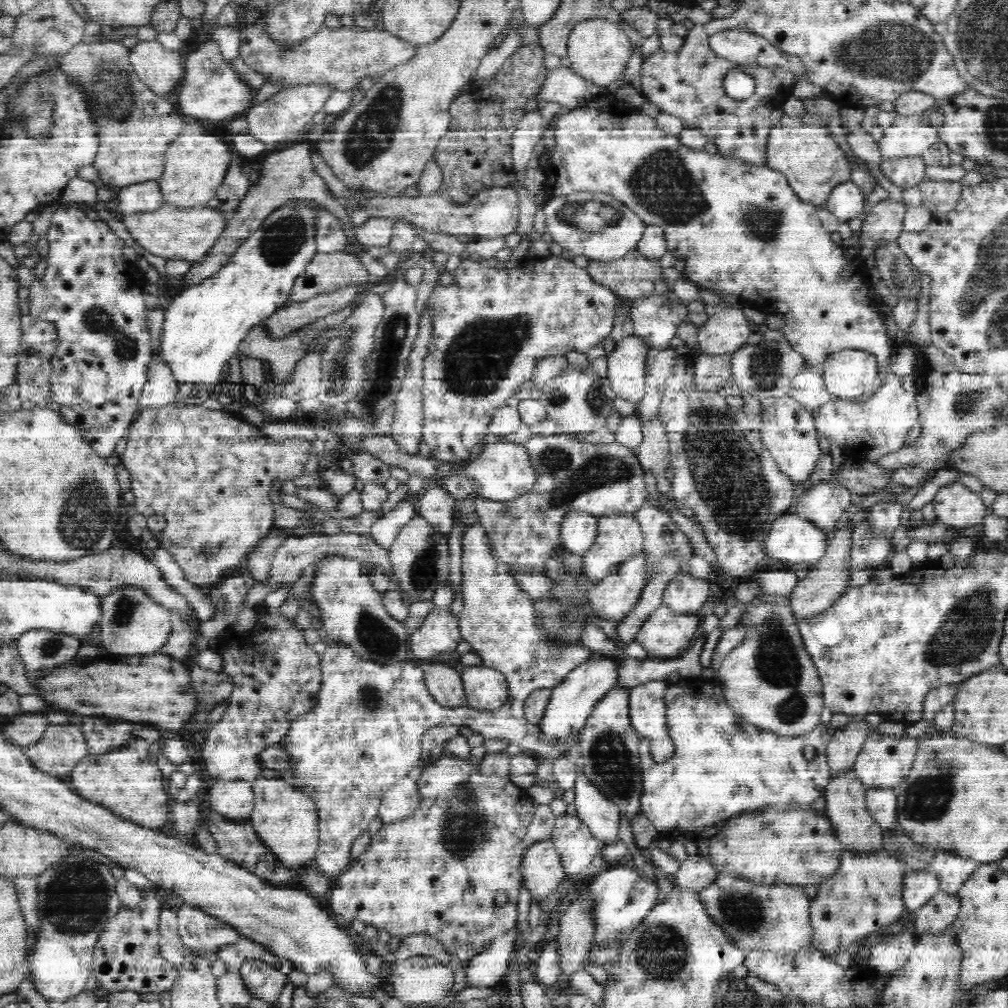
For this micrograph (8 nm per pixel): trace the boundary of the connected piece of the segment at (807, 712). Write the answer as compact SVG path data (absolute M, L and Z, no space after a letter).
M762 603L747 608L741 620L753 622L748 636L726 658L723 658L716 681L720 684L724 700L733 711L753 725L772 731L782 736L796 736L806 734L818 722L825 704L822 698L822 685L818 678L818 671L804 651L800 641L798 629L794 627L793 610L790 605L776 603Z

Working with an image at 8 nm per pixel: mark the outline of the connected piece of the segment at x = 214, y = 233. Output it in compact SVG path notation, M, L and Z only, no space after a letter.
M165 202L156 210L146 212L128 212L119 214L124 230L140 248L153 255L168 258L182 258L189 261L202 258L214 246L216 239L224 228L226 217L216 208L205 206L176 206Z

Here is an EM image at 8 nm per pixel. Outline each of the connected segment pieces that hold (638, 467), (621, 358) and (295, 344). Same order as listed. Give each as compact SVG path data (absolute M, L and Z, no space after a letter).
M568 433L536 434L526 442L532 464L539 474L539 481L534 489L524 496L511 501L496 501L478 496L475 500L475 512L478 520L491 538L493 553L509 564L520 566L535 566L542 571L544 558L560 550L560 522L562 516L570 510L584 511L597 517L608 516L618 512L635 512L647 504L648 498L653 495L648 490L644 467L640 464L636 450L630 450L624 444L611 444L580 441Z
M634 336L625 337L615 350L607 354L605 383L618 398L638 404L644 396L647 345Z
M351 303L347 305L342 311L330 314L315 319L311 324L301 327L295 336L288 336L282 338L282 340L275 340L271 338L261 326L256 326L254 330L248 332L240 346L238 346L237 352L234 356L238 357L239 360L243 358L259 358L259 360L266 360L270 363L272 368L272 374L274 375L273 384L286 383L290 380L293 371L295 370L296 364L301 360L304 353L309 350L310 344L329 327L337 326L340 322L344 321L356 308L358 304Z

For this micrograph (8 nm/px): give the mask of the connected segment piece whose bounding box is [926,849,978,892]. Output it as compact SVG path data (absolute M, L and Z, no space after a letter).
M938 849L935 851L928 868L939 878L939 888L946 892L957 892L964 880L970 878L977 862L971 858L964 858L952 851Z

